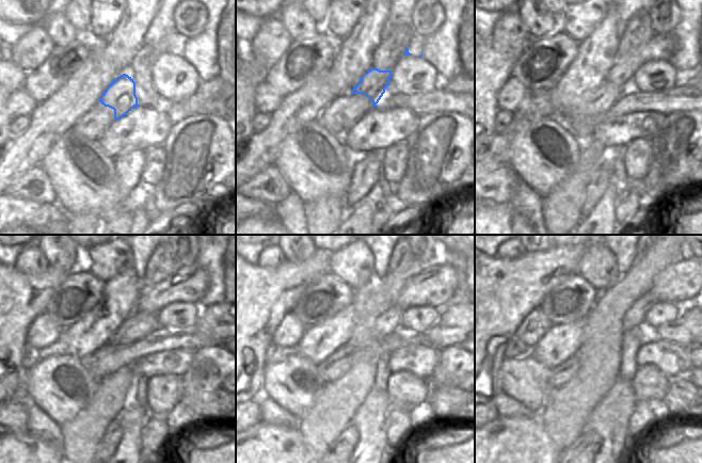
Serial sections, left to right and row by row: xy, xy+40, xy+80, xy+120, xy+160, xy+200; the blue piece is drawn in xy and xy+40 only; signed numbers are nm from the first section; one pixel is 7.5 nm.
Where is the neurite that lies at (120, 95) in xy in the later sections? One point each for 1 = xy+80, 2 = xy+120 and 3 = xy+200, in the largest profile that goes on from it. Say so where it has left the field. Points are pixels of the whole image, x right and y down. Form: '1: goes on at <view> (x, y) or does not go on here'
1: goes on at xy+80 (621, 74)
2: goes on at xy+120 (195, 280)
3: goes on at xy+200 (682, 283)

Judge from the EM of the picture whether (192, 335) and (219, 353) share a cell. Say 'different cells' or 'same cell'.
different cells

